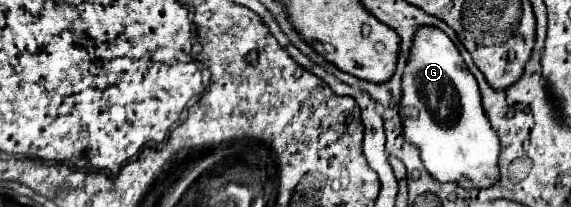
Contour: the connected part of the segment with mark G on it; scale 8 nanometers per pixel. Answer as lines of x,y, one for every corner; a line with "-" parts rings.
422,27
416,31
410,61
404,71
400,113
406,141
418,145
426,171
438,183
486,189
500,179
500,137
484,113
476,77
468,71
450,37
436,27

